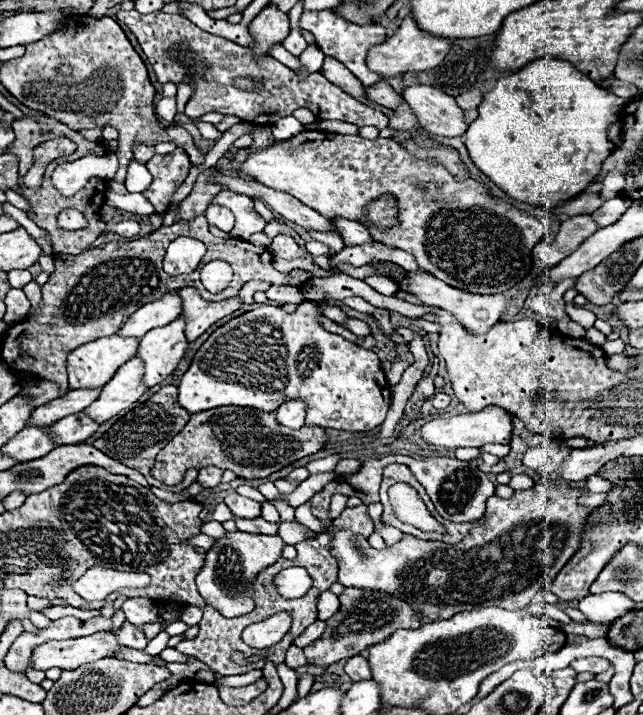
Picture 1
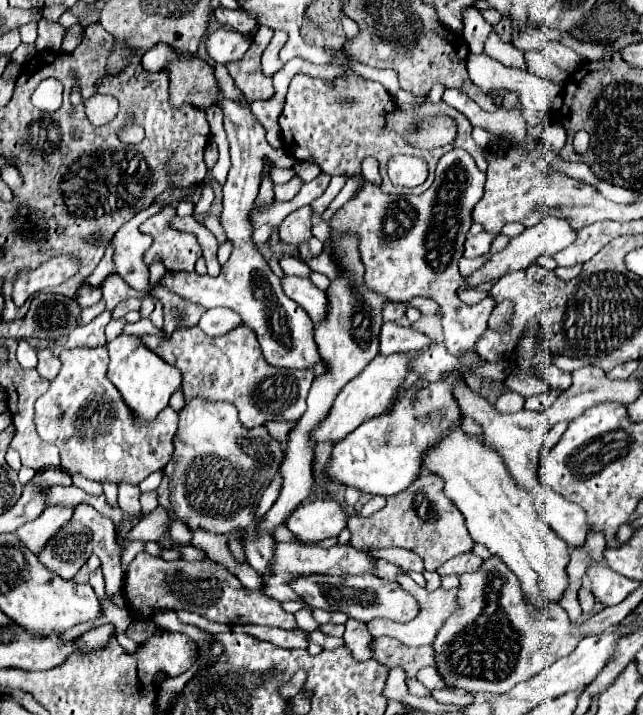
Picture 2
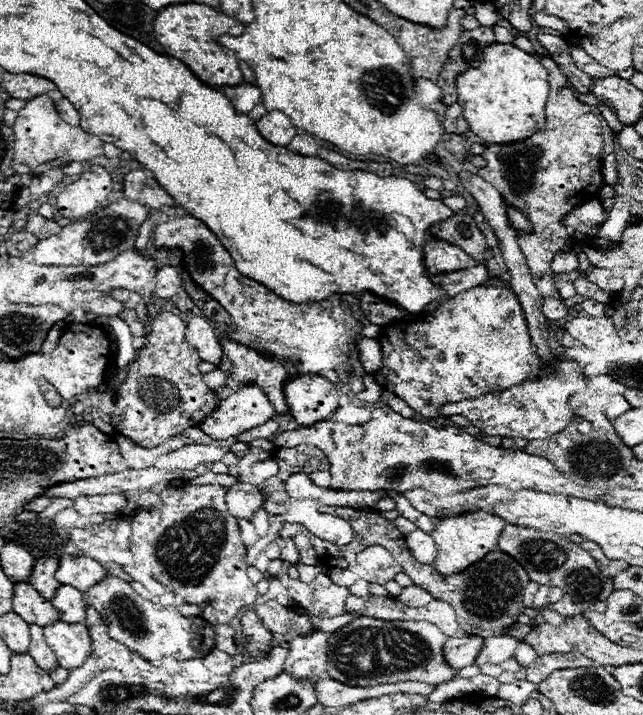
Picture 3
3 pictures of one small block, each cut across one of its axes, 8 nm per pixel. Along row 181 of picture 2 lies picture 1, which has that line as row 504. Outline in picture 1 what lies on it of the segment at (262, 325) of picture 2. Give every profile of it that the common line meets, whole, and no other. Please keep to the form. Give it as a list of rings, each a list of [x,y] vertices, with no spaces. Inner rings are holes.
[[[230,494],[226,496],[224,502],[232,510],[232,514],[238,518],[258,518],[260,516],[260,504],[240,494]]]

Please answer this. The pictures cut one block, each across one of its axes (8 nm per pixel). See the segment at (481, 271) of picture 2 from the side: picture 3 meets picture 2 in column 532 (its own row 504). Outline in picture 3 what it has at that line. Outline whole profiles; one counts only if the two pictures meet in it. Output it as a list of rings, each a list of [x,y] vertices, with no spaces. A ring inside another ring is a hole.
[[[238,482],[226,492],[226,506],[228,512],[234,514],[234,518],[250,520],[258,508],[264,504],[264,494],[246,482]]]

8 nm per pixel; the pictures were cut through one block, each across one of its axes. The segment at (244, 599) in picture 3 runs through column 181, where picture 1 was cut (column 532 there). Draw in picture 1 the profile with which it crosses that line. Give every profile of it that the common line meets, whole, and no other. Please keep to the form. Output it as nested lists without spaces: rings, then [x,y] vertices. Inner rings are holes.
[[[536,484],[530,490],[518,490],[512,498],[504,500],[498,496],[490,496],[486,502],[486,522],[484,526],[472,528],[468,536],[460,544],[444,544],[444,542],[430,542],[420,540],[410,534],[404,536],[402,542],[394,544],[388,550],[376,550],[368,544],[366,538],[352,534],[350,530],[334,532],[332,556],[338,560],[340,572],[338,582],[344,586],[354,586],[362,590],[380,590],[390,596],[400,596],[408,602],[418,614],[420,622],[436,622],[448,620],[454,614],[470,612],[484,606],[500,606],[506,610],[518,610],[528,606],[532,596],[556,578],[562,566],[572,558],[576,546],[580,544],[580,532],[584,530],[586,516],[592,512],[586,506],[580,506],[576,500],[584,492],[574,486],[544,486]]]

